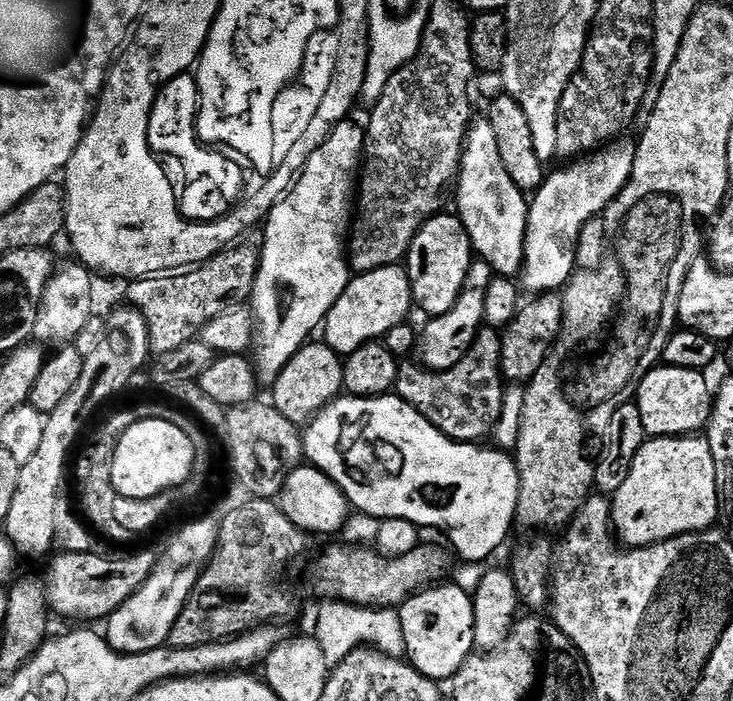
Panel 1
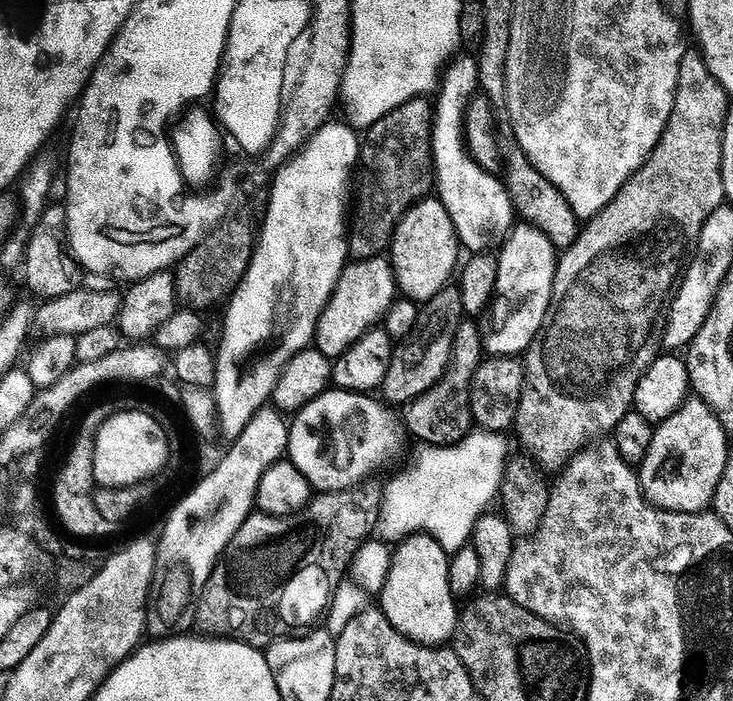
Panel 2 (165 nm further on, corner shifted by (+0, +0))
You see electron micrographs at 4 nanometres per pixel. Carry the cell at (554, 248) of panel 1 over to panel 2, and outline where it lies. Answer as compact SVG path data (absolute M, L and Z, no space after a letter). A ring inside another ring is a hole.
M520 222L513 227L498 252L495 295L504 302L504 316L512 320L512 324L504 324L504 328L512 328L512 332L508 332L508 336L512 336L512 348L500 348L500 357L519 357L527 353L529 346L536 343L552 305L558 250L540 227L532 225L531 228L524 223L528 222Z

